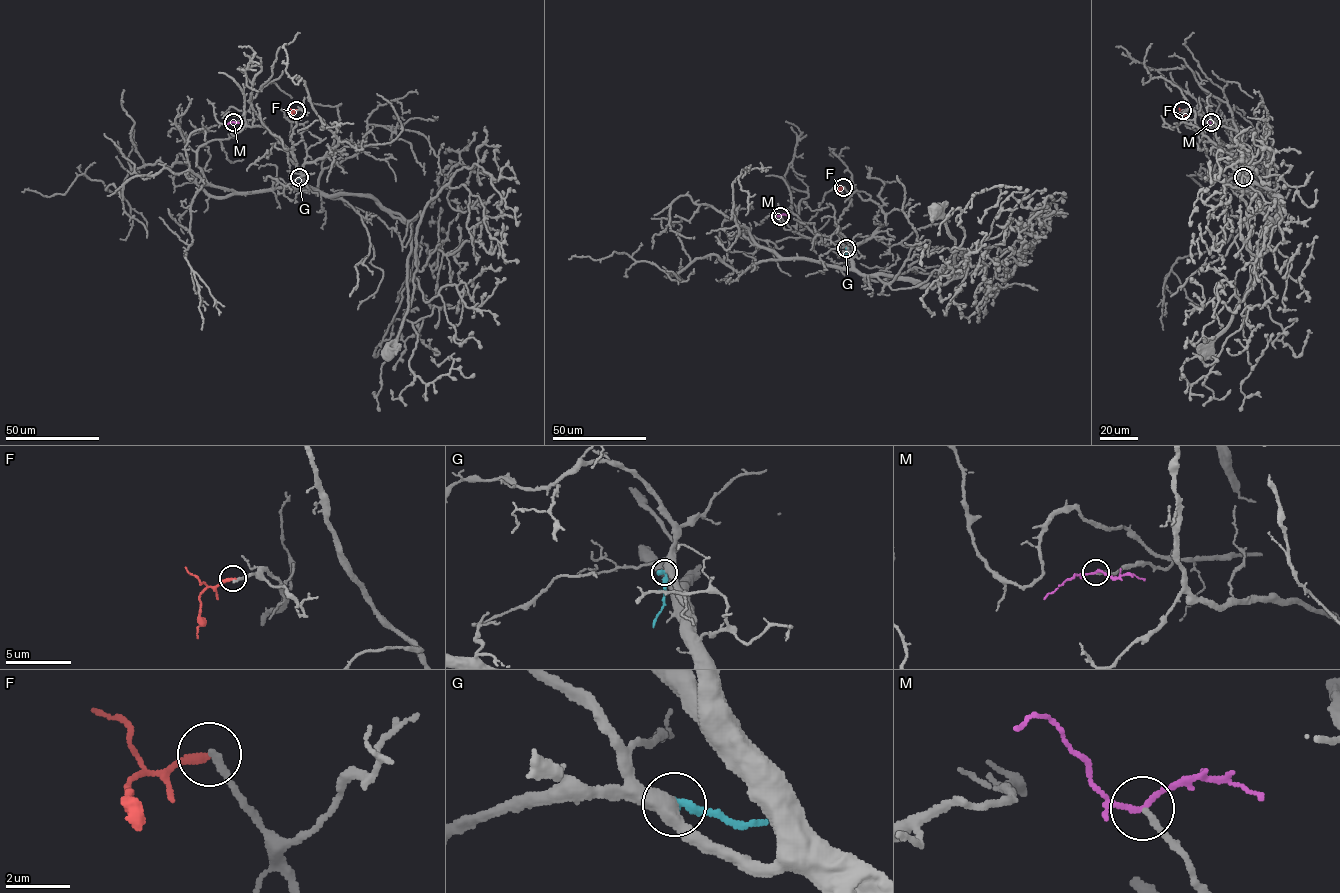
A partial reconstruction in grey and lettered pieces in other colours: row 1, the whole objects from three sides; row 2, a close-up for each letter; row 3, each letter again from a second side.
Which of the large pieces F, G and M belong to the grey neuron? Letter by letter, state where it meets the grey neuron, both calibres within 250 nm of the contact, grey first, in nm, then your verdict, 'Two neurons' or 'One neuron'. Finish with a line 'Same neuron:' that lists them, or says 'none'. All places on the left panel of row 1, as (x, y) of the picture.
F: Touches grey at (296, 110). Thickness 240 nm (grey) against 280 nm. Two neurons
G: Touches grey at (299, 177). Thickness 460 nm (grey) against 400 nm. Two neurons
M: Touches grey at (233, 122). Thickness 180 nm (grey) against 160 nm. Two neurons
Same neuron: none

